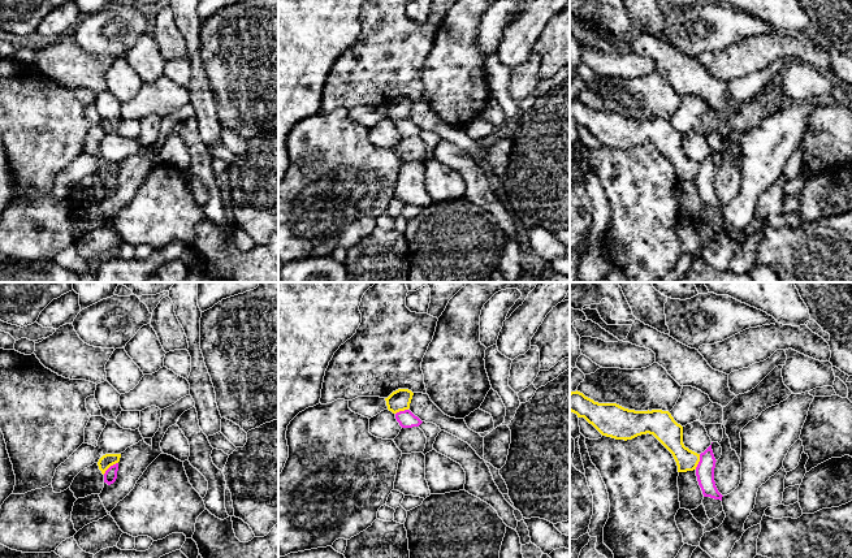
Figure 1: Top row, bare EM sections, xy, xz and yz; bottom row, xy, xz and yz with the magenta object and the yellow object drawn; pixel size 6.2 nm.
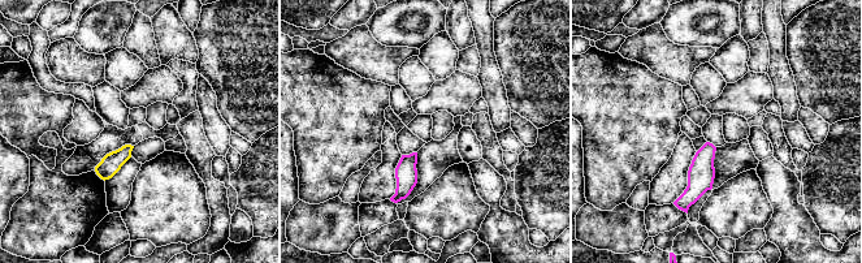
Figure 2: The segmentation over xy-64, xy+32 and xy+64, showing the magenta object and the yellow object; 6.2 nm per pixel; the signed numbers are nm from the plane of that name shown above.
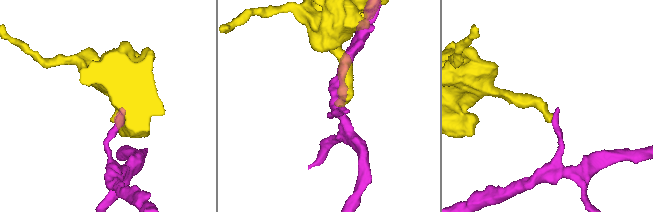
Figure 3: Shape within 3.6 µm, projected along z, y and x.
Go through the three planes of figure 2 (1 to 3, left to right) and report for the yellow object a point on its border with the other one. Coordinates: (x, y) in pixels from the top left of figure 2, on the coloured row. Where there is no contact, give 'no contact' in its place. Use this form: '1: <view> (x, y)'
1: no contact
2: no contact
3: no contact

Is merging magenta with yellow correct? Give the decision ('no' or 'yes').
no

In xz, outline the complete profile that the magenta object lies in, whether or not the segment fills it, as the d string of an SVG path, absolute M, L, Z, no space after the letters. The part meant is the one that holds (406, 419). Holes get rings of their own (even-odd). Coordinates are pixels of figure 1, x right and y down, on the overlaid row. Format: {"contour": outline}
{"contour": "M410 410L399 411L395 414L395 419L402 428L419 427L423 421L415 416Z"}

